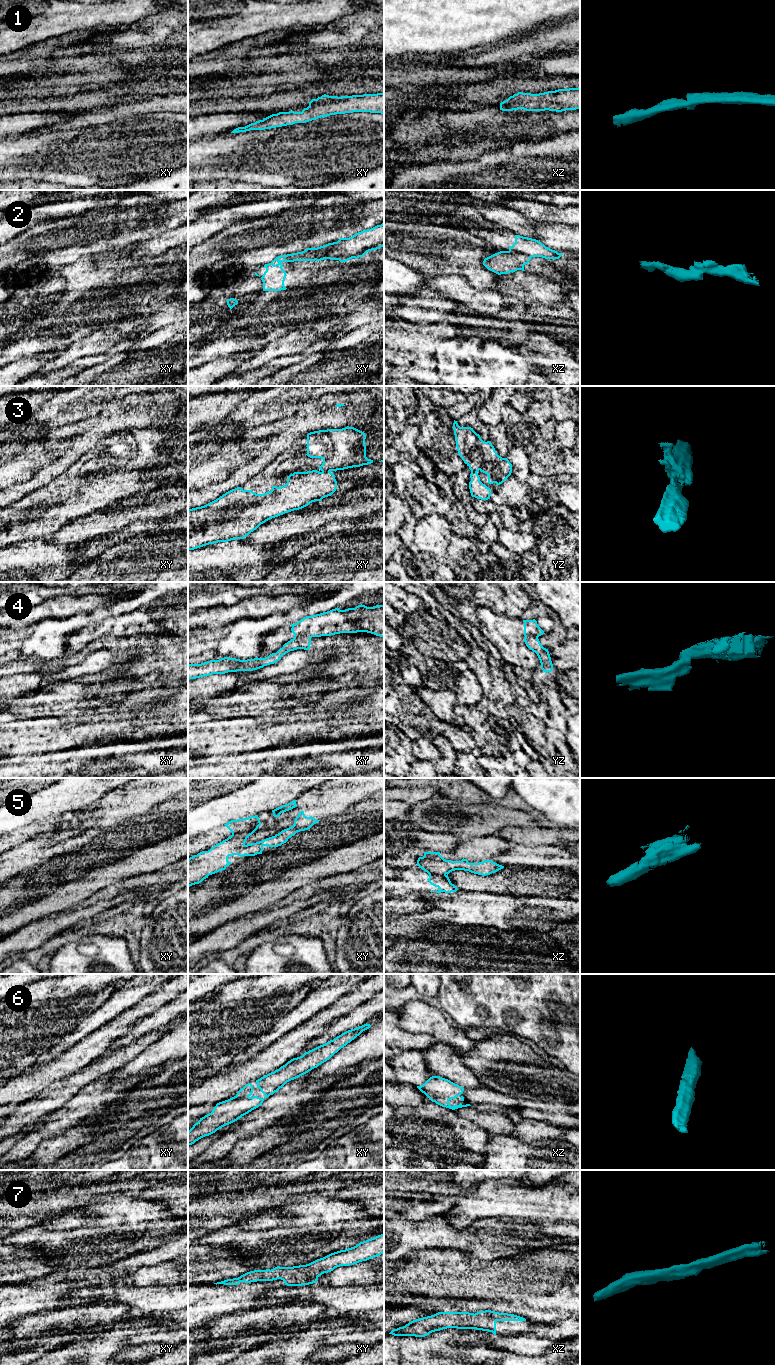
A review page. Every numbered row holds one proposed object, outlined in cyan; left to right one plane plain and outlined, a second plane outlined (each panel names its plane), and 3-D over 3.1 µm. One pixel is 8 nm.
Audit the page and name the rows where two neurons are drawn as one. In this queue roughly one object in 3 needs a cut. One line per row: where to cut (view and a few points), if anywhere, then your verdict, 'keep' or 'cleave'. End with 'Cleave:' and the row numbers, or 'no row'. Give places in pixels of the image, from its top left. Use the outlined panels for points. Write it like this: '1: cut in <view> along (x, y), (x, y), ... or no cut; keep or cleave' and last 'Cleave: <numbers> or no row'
1: no cut; keep
2: cut in xy along (335, 242), (325, 256), (316, 260); cleave
3: no cut; keep
4: cut in xy along (312, 636), (299, 635), (294, 638); cleave
5: cut in xz along (421, 867), (424, 867), (429, 872), (445, 874); cleave
6: no cut; keep
7: no cut; keep
Cleave: 2, 4, 5

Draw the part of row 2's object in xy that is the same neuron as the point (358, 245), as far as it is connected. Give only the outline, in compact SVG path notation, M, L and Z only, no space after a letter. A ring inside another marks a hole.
M384 223L371 229L363 230L349 238L340 238L335 242L329 254L316 261L324 259L339 260L341 263L352 258L363 257L367 252L384 246Z

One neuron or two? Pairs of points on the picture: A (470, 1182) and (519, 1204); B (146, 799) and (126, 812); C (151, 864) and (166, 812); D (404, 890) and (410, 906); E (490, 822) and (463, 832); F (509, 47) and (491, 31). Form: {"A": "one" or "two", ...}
{"A": "two", "B": "one", "C": "two", "D": "two", "E": "one", "F": "two"}

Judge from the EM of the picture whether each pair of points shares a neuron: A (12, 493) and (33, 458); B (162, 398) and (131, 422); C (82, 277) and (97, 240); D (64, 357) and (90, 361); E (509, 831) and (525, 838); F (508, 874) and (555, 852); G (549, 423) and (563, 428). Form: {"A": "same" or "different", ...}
{"A": "different", "B": "different", "C": "different", "D": "different", "E": "same", "F": "different", "G": "different"}

